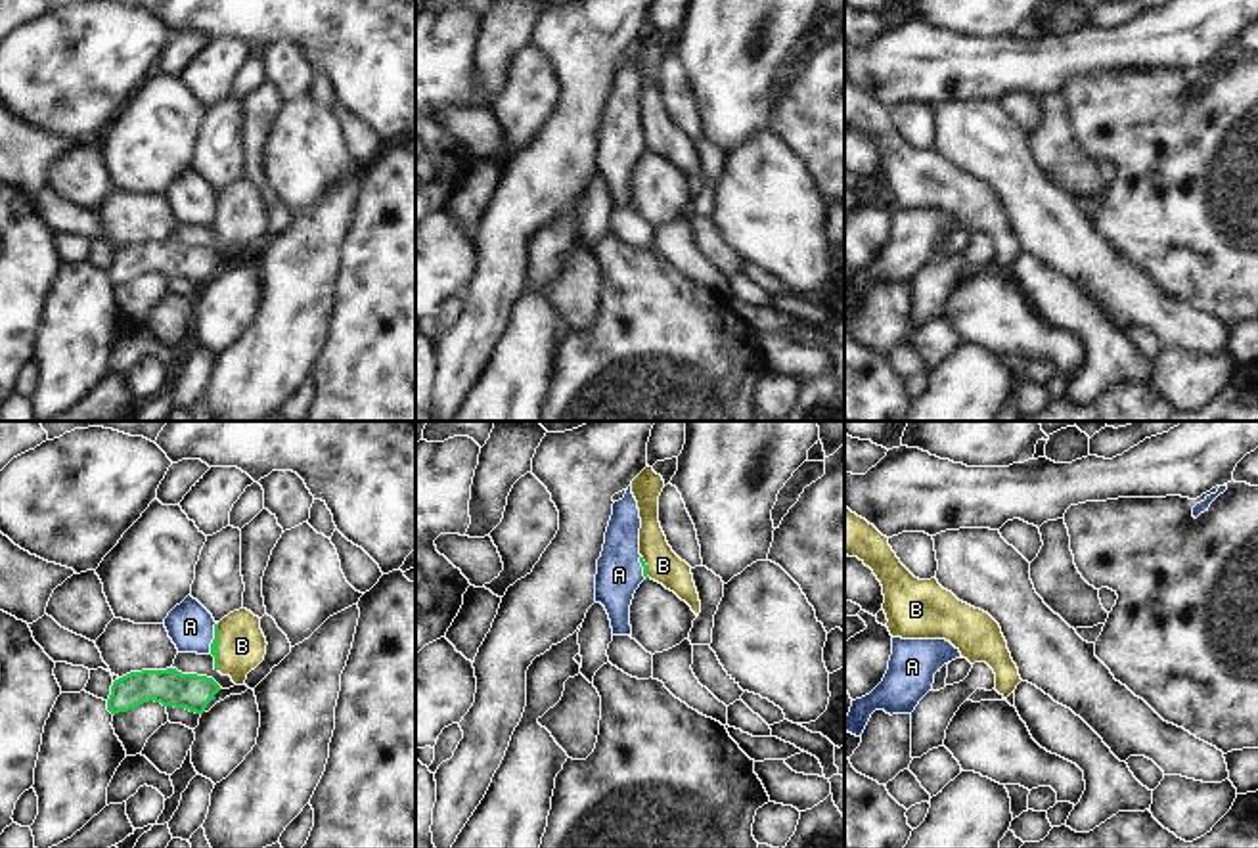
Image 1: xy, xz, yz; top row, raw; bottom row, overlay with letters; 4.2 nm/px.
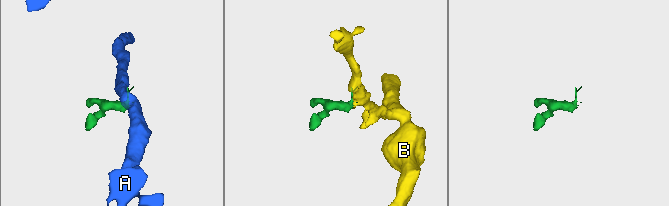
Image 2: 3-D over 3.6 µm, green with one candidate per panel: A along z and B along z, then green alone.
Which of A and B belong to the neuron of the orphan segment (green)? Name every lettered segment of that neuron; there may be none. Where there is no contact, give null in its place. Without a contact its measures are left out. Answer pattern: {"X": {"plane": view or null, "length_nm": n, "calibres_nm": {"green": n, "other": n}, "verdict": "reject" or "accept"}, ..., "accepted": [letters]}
{"A": {"plane": "xy", "length_nm": 140, "calibres_nm": {"green": 30, "other": 200}, "verdict": "reject"}, "B": {"plane": "xy", "length_nm": 200, "calibres_nm": {"green": 30, "other": 200}, "verdict": "accept"}, "accepted": ["B"]}

